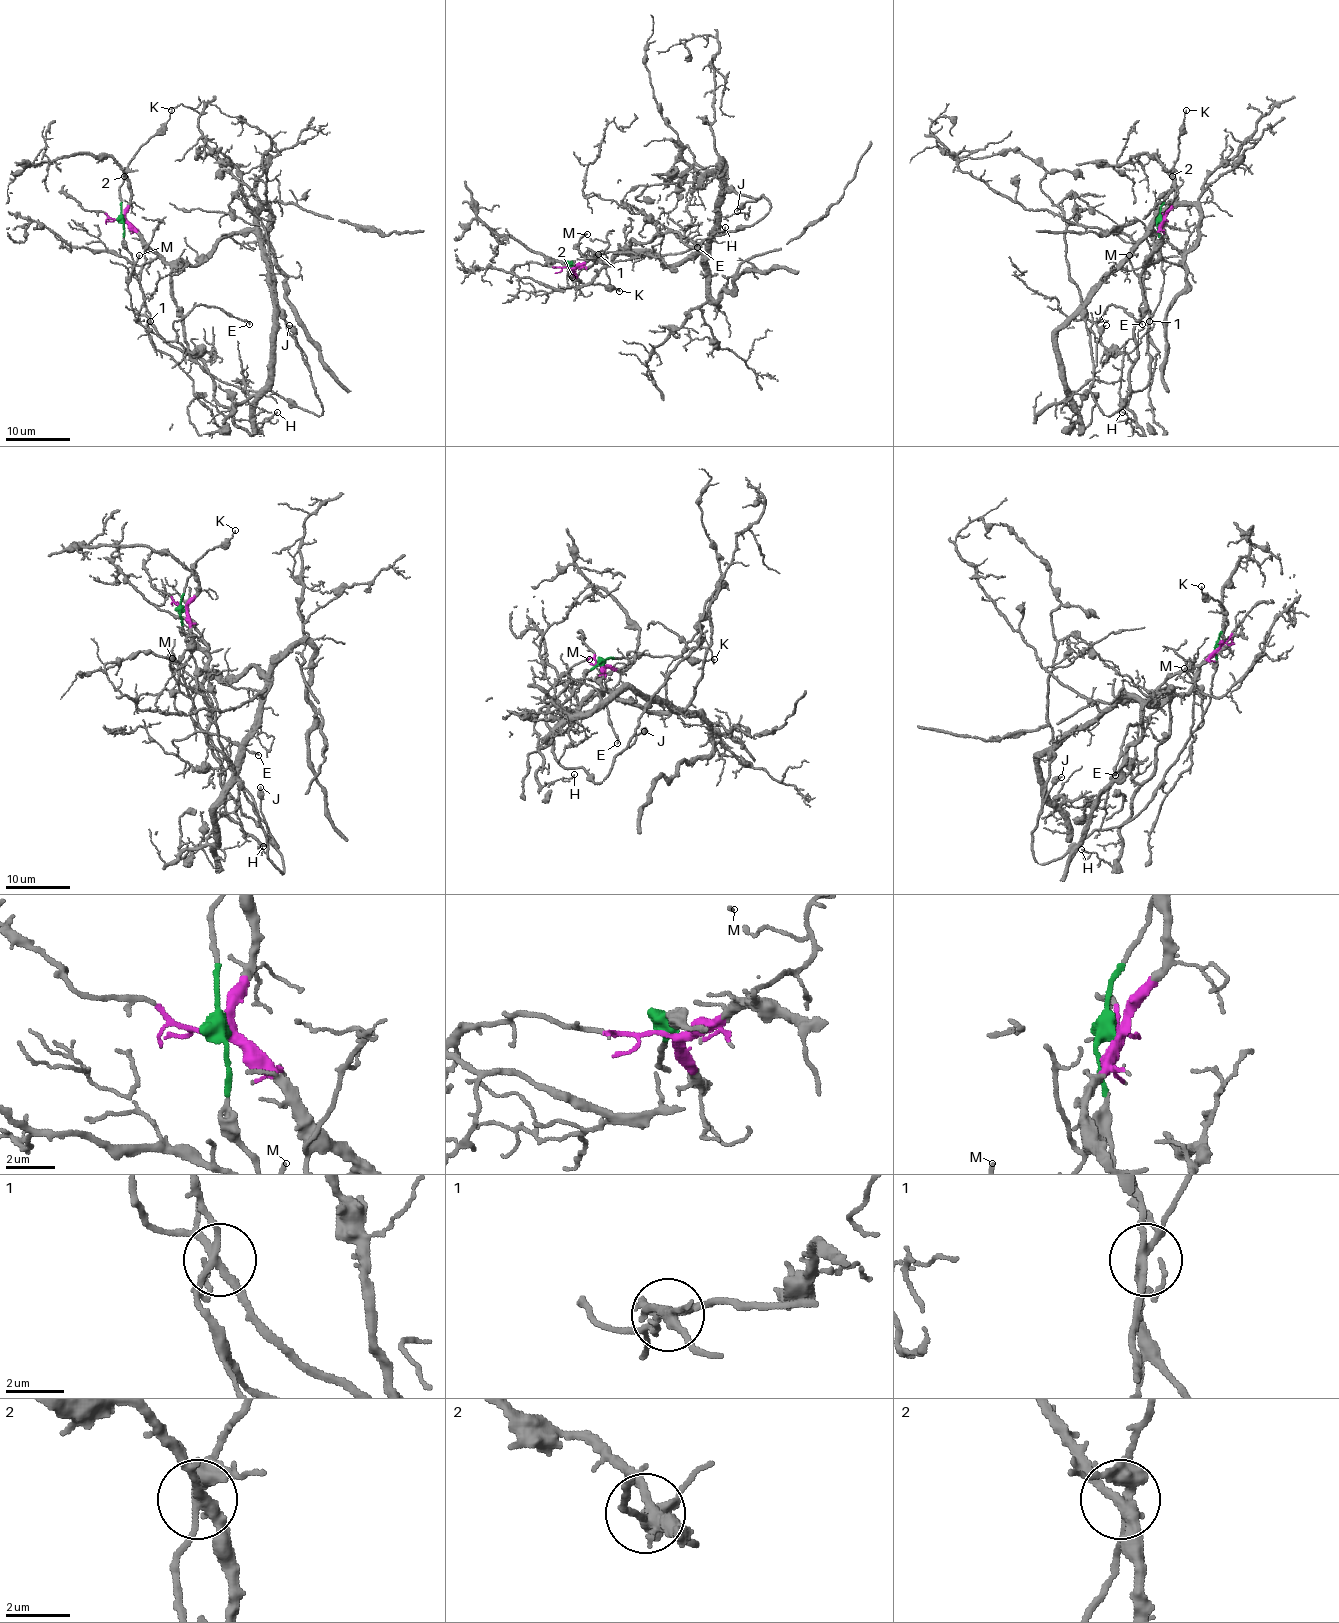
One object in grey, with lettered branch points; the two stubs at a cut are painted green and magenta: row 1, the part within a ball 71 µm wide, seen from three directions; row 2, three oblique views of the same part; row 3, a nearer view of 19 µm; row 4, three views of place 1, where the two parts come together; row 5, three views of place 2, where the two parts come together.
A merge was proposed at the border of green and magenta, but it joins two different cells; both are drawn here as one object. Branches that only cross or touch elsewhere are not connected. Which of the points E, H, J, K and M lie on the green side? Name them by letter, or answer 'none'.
J, K, M

